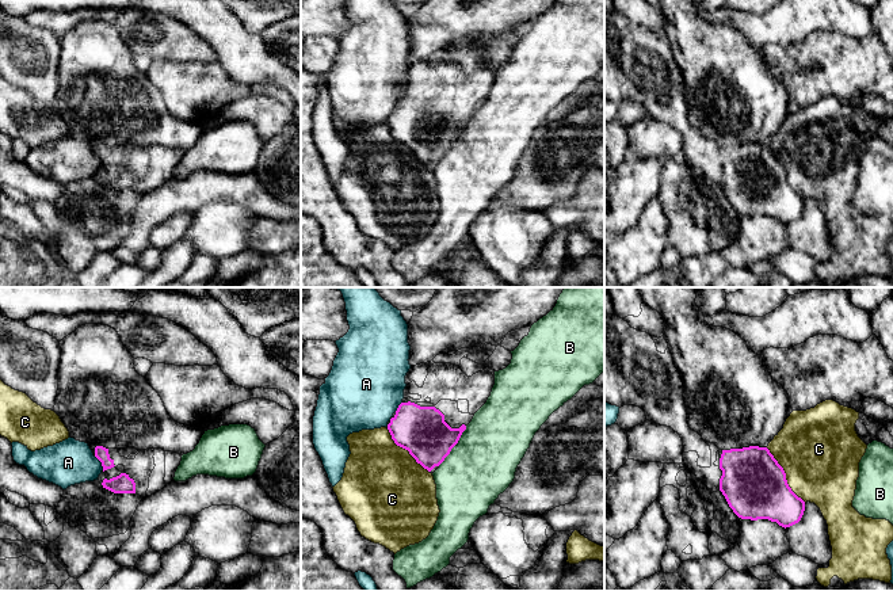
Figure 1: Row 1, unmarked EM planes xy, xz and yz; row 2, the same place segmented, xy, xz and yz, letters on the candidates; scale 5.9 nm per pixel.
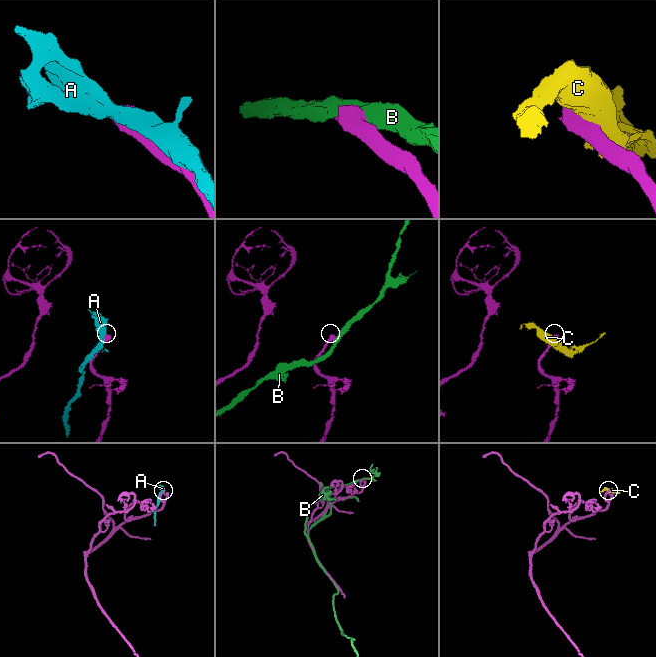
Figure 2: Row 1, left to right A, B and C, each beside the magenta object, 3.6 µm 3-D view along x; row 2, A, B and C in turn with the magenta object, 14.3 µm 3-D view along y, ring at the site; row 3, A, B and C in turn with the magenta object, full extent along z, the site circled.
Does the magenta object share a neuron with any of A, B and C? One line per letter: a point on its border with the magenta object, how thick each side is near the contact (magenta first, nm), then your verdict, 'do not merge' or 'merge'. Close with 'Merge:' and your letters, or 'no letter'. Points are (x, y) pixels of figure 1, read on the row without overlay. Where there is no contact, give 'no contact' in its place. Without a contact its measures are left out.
A: contact xy (100, 157); calibres 80 and 260 nm; do not merge
B: contact xz (454, 141); calibres 280 and 400 nm; do not merge
C: contact yz (785, 172); calibres 380 and 480 nm; do not merge
Merge: no letter

